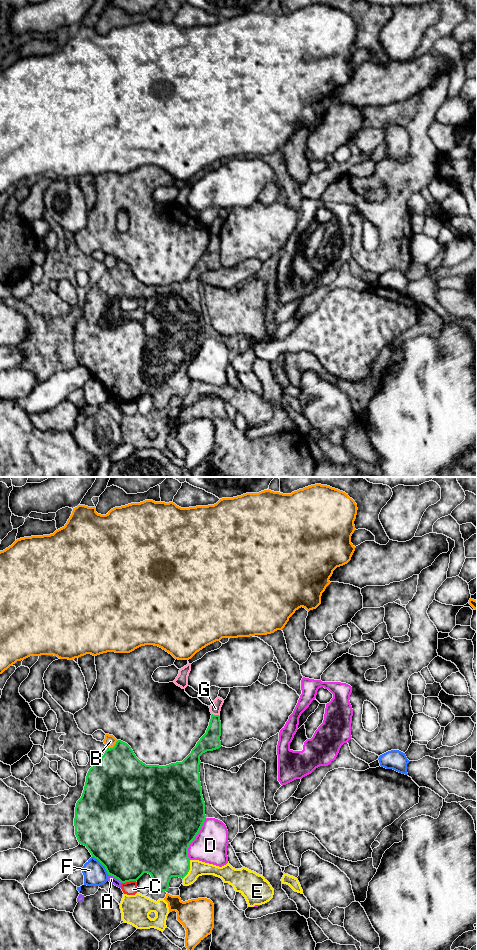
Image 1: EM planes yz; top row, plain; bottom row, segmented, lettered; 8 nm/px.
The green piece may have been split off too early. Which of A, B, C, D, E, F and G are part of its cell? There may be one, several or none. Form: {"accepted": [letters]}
{"accepted": []}

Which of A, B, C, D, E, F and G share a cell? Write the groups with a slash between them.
A / B / C / D / E / F / G

